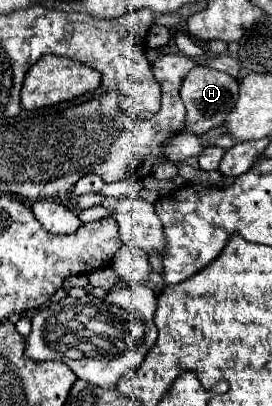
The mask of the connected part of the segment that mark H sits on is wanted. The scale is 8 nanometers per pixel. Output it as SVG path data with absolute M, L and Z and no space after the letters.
M205 65L193 67L181 85L181 99L183 99L185 111L187 111L183 133L203 135L203 133L211 131L213 127L221 127L223 117L227 117L227 113L235 107L237 89L239 89L239 83L235 77L231 77L223 71L217 71L217 69L209 69Z

